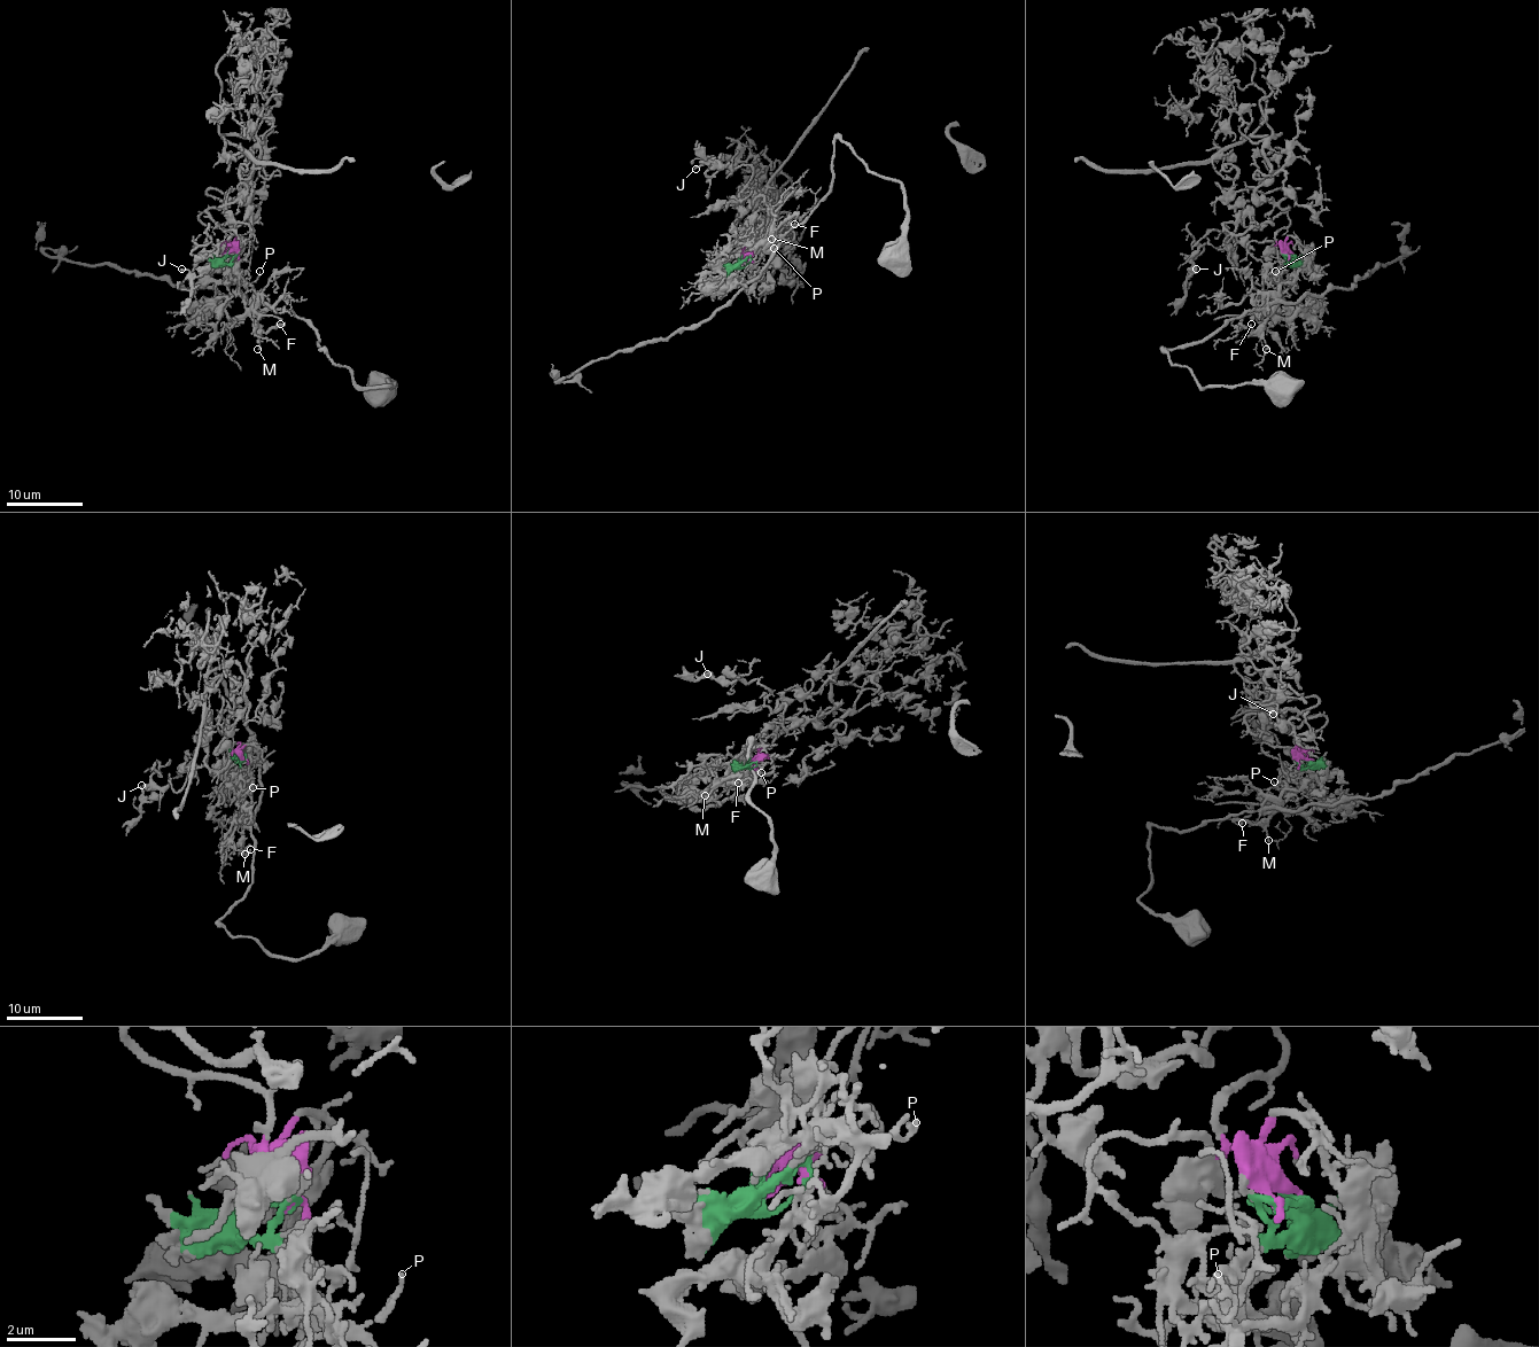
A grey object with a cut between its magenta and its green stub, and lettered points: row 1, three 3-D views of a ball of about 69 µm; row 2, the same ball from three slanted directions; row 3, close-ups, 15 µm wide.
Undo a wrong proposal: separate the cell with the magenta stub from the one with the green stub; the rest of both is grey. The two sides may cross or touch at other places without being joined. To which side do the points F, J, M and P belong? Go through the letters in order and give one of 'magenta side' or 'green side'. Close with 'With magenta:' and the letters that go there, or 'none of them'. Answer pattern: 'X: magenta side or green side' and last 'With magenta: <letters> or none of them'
F: green side
J: magenta side
M: green side
P: green side
With magenta: J

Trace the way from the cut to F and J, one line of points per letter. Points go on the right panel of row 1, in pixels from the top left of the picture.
F: (1290, 252), (1292, 261), (1276, 275), (1273, 312), (1253, 332), (1244, 327), (1251, 324)
J: (1290, 252), (1275, 233), (1288, 209), (1259, 201), (1242, 233), (1230, 222), (1194, 243), (1196, 269)

